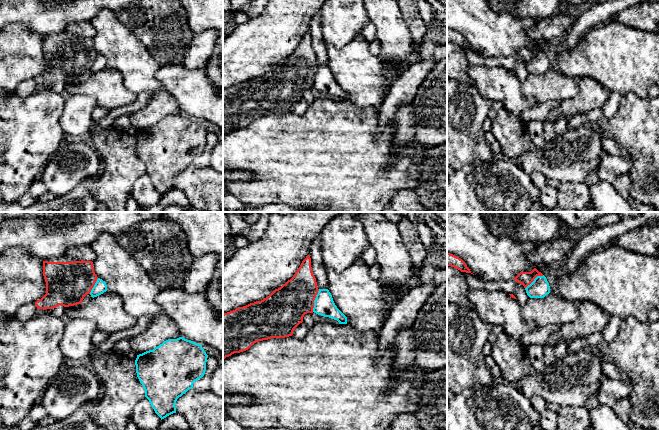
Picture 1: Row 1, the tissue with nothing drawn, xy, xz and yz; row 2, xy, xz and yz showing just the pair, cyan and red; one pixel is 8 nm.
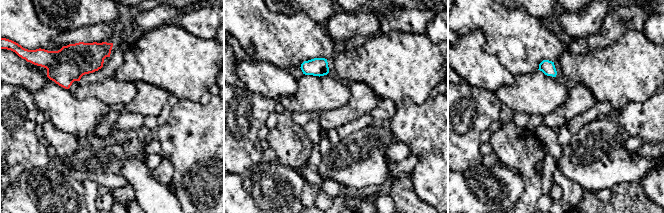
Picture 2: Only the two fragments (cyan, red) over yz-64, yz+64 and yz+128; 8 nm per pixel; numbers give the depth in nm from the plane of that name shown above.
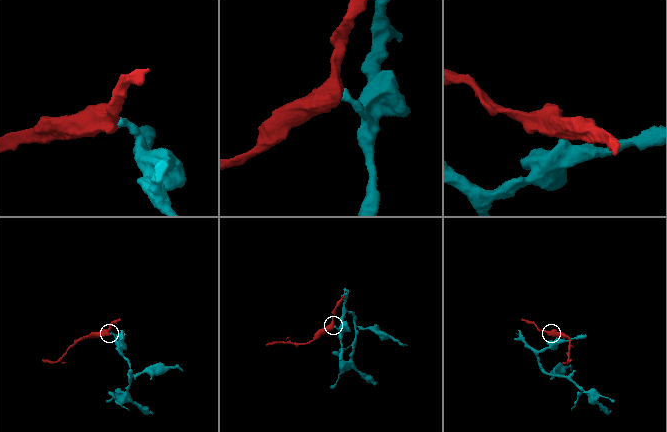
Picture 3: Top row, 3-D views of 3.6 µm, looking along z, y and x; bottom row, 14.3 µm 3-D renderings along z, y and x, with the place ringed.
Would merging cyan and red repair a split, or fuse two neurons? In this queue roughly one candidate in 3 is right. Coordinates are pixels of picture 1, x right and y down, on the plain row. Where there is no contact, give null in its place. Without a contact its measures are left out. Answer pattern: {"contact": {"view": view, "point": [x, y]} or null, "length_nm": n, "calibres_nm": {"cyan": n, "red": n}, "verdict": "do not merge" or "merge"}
{"contact": {"view": "xz", "point": [314, 76]}, "length_nm": 190, "calibres_nm": {"cyan": 160, "red": 320}, "verdict": "do not merge"}

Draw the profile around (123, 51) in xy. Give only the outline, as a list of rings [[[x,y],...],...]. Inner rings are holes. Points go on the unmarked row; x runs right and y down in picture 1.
[[[109,9],[102,10],[91,21],[91,25],[95,29],[93,36],[95,50],[106,59],[107,67],[121,73],[123,84],[130,92],[137,96],[141,93],[154,96],[163,89],[155,75],[161,65],[151,56],[135,34],[118,20],[115,12]]]

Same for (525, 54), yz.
[[[534,44],[531,48],[520,48],[514,56],[518,59],[522,60],[524,64],[530,61],[537,52],[543,52],[541,48],[539,48],[536,44]]]

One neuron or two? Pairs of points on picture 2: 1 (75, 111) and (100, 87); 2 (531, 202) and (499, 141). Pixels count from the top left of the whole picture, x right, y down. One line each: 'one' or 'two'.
1: two
2: one

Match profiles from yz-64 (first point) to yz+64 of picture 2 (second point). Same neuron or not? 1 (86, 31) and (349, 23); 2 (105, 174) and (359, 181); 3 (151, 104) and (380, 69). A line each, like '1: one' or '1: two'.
1: one
2: one
3: two

